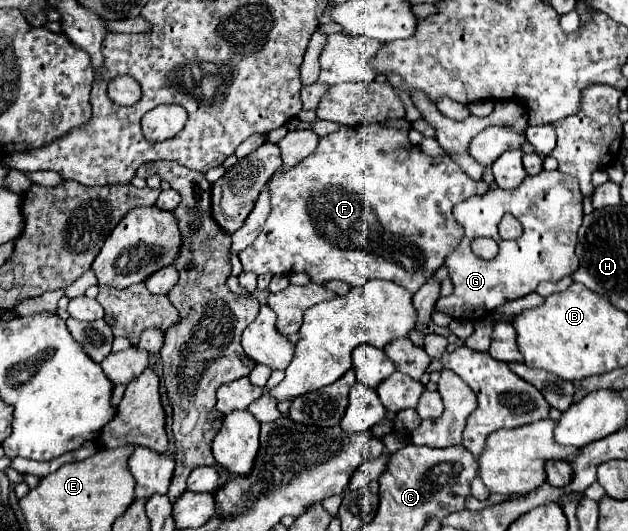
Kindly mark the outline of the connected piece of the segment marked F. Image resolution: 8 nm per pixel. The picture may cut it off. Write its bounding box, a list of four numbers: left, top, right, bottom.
[239,124,487,294]

